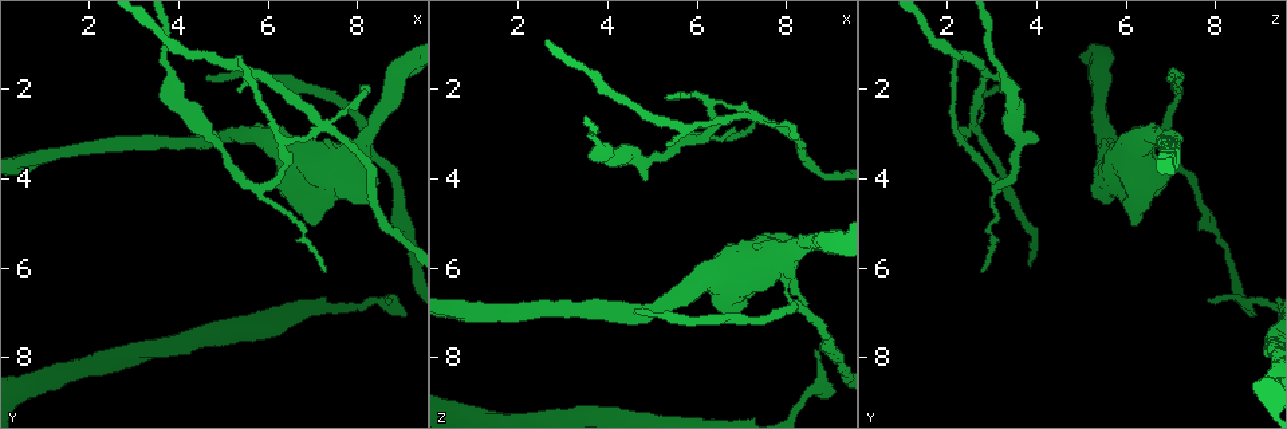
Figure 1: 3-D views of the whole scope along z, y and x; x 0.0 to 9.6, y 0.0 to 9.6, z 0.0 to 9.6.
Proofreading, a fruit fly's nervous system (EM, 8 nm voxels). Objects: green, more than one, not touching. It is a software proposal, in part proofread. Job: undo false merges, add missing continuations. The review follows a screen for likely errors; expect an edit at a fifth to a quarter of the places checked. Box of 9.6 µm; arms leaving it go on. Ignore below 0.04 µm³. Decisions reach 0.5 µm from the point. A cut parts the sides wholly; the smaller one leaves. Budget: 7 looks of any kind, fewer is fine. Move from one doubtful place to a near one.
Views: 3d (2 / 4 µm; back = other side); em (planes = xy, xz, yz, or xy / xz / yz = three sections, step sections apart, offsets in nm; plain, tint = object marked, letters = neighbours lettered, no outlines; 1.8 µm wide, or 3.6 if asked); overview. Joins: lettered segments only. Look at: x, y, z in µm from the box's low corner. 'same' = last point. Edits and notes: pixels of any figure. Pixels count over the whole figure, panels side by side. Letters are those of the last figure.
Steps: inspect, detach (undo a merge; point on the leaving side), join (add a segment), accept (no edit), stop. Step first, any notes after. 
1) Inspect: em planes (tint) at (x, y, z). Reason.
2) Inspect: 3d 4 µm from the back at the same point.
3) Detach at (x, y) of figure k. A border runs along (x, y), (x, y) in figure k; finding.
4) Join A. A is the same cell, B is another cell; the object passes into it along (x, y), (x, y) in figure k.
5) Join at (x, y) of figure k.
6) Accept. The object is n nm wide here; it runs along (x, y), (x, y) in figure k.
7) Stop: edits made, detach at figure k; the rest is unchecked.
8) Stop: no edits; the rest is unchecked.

Inspect: 3d 2 µm at (4.85, 3.15, 4.00). An open end.

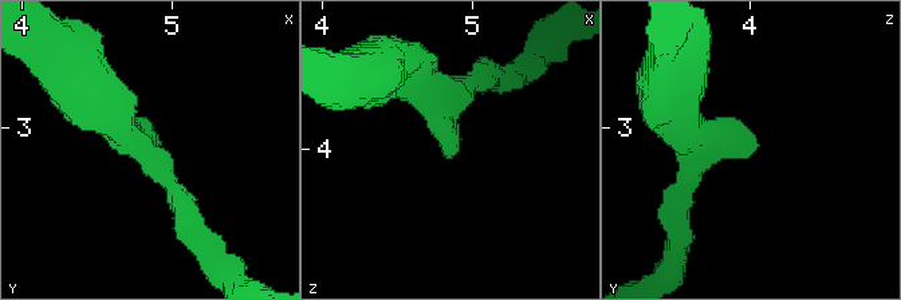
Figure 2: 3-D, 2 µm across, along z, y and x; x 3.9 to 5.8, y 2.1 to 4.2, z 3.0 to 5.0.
Inspect: em xz step 16 (tint) at (4.82, 3.14, 4.06). The arms are 170, 360 nm wide; need the tissue.

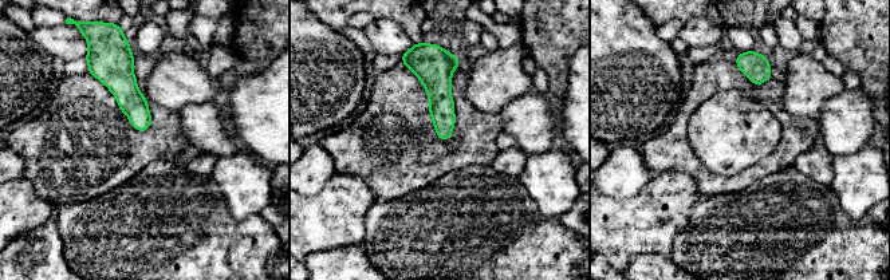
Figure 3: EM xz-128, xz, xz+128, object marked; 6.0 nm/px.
Inspect: em planes (letters) at the same point.

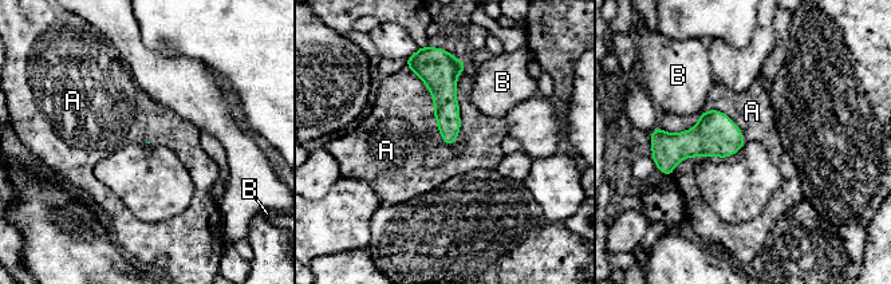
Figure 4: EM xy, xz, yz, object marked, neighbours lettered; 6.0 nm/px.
Accept. A and B are other cells; a border runs along (407, 66), (433, 99), (444, 141) in figure 4; none of them fits.

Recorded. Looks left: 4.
Inspect: em planes (letters) at (4.60, 1.80, 6.95). An open end.

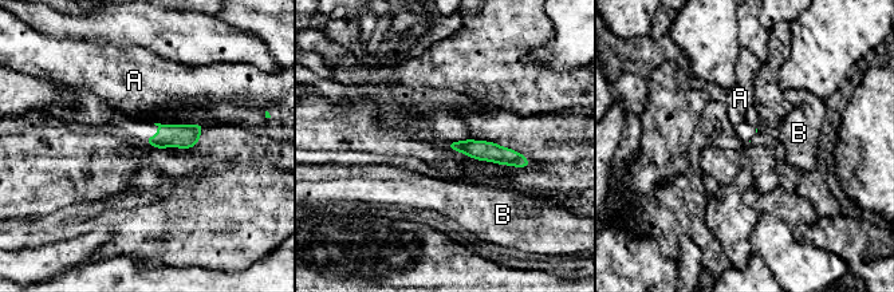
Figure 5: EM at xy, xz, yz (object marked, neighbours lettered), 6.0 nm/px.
Accept. A and B are other cells; it runs along (453, 145), (512, 157), (523, 164) in figure 5; none of them fits.

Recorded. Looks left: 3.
Inspect: em planes (letters) at (7.20, 2.80, 2.60). Sharp bend.

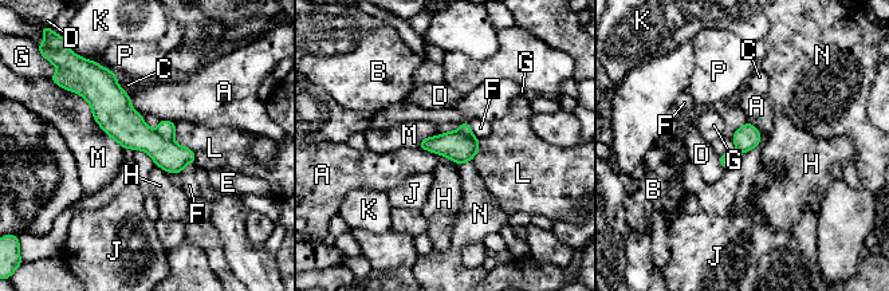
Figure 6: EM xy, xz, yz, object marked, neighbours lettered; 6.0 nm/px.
Detach at (125, 125) of figure 6. The object is 150 nm wide here; A, B, C, D, E, F, G, H, J, K, L, M, N and P are other cells; two neurons meet here.

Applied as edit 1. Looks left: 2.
Stop: edits made, detach at figure 6; the rest is unchecked.

